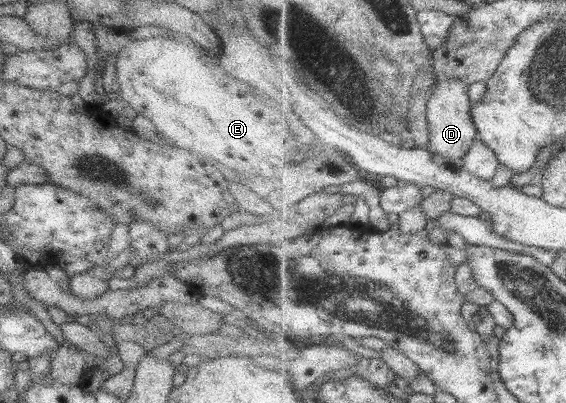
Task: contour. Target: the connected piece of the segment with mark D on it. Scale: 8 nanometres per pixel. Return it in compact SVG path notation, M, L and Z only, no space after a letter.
M459 78L448 82L441 81L436 85L428 101L427 119L429 120L429 143L423 146L432 154L440 154L446 158L463 159L479 137L478 129L471 114L472 102L468 98L467 86Z

